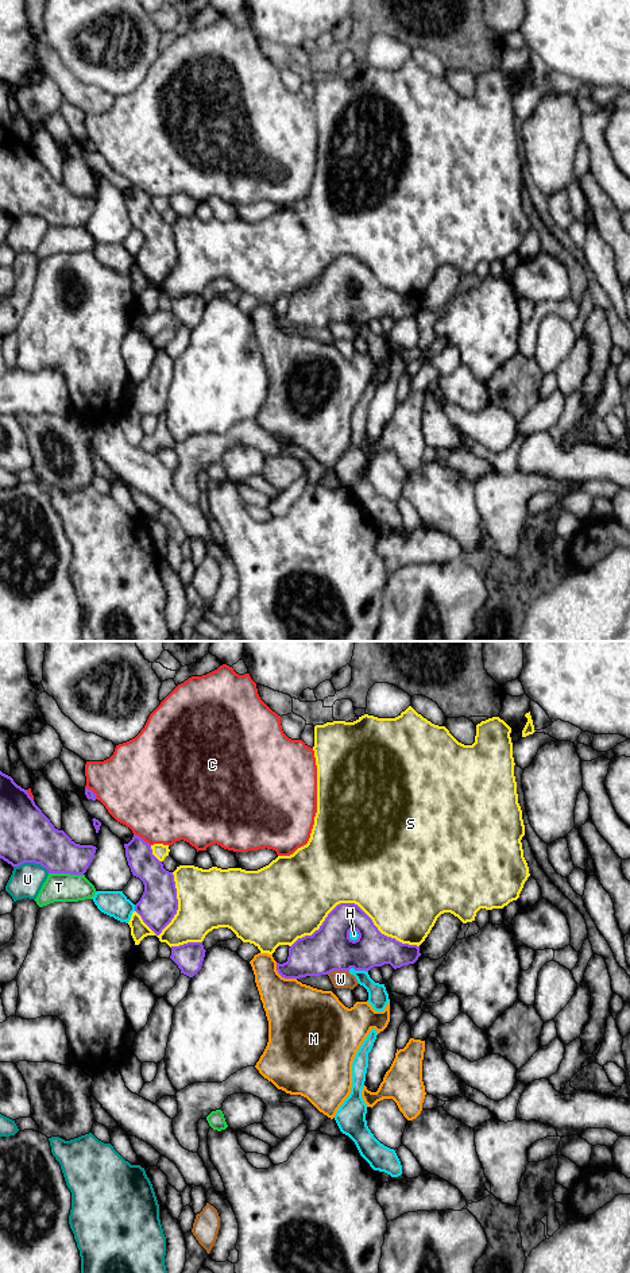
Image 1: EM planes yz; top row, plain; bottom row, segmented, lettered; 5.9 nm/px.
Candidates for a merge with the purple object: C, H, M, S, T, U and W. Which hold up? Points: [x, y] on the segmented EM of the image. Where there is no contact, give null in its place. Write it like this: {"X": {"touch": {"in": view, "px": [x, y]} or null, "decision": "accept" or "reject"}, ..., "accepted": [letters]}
{"C": {"touch": {"in": "yz", "px": [140, 837]}, "decision": "reject"}, "H": {"touch": {"in": "yz", "px": [358, 969]}, "decision": "reject"}, "M": {"touch": {"in": "yz", "px": [282, 976]}, "decision": "reject"}, "S": {"touch": {"in": "yz", "px": [354, 903]}, "decision": "reject"}, "T": {"touch": {"in": "yz", "px": [66, 872]}, "decision": "reject"}, "U": {"touch": {"in": "yz", "px": [31, 861]}, "decision": "reject"}, "W": {"touch": {"in": "yz", "px": [337, 969]}, "decision": "reject"}, "accepted": []}

